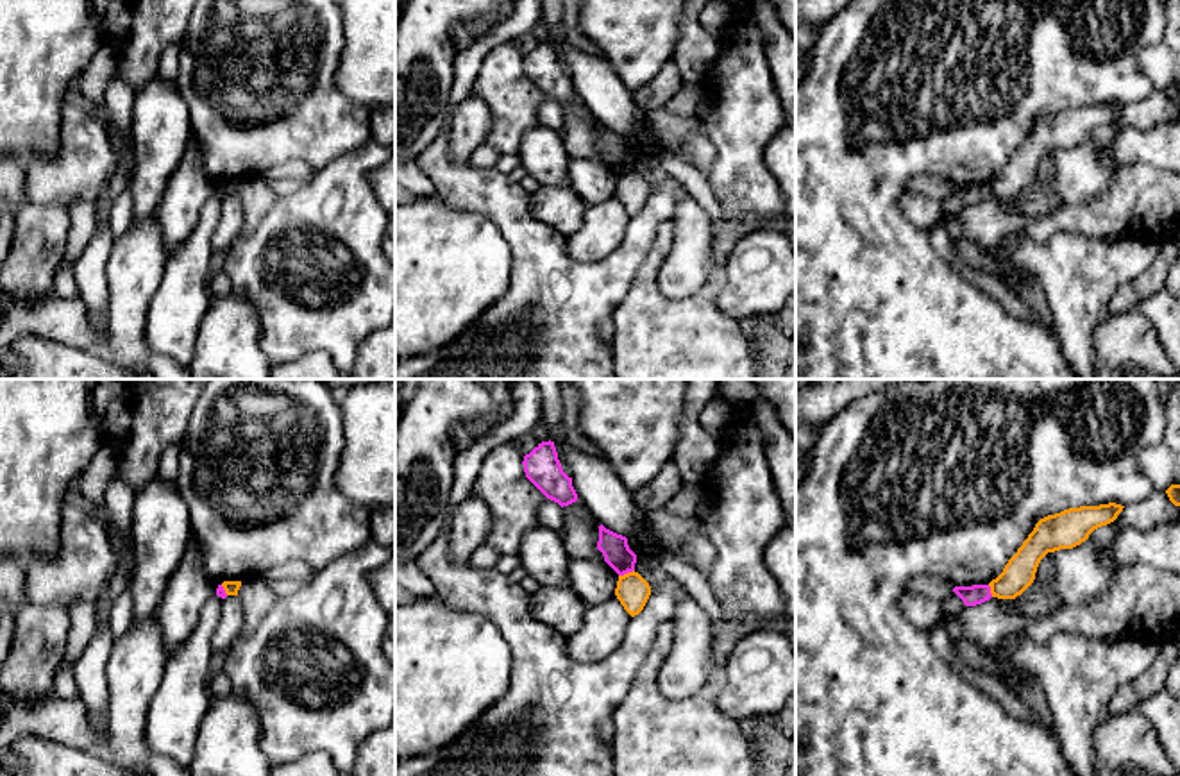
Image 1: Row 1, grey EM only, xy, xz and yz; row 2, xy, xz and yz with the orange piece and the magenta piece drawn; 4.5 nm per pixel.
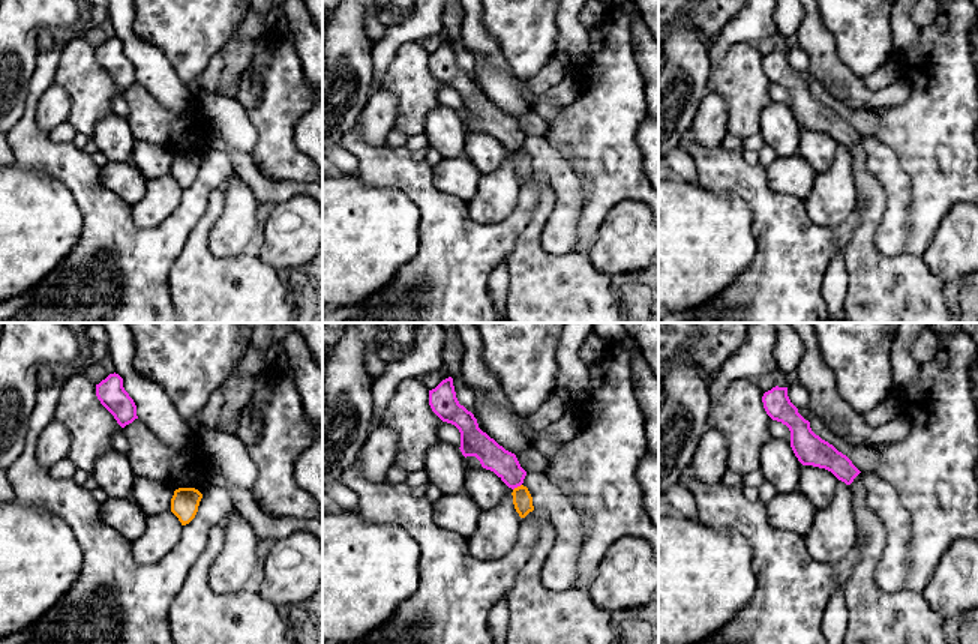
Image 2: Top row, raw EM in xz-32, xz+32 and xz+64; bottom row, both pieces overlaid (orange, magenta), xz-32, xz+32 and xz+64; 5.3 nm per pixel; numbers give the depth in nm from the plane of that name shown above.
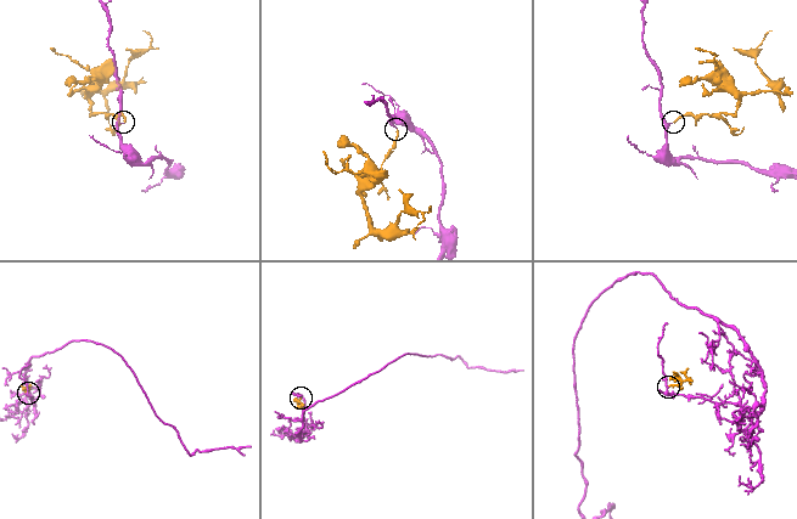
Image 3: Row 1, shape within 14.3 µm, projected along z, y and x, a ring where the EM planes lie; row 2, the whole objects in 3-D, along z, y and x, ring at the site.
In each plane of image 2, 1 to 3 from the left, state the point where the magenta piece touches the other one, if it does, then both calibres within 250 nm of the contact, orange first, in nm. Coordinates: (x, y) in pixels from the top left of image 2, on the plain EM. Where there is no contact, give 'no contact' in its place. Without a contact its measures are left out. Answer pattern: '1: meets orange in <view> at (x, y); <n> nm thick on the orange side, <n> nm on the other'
1: no contact
2: meets orange in xz+32 at (518, 150); 110 nm thick on the orange side, 150 nm on the other
3: no contact

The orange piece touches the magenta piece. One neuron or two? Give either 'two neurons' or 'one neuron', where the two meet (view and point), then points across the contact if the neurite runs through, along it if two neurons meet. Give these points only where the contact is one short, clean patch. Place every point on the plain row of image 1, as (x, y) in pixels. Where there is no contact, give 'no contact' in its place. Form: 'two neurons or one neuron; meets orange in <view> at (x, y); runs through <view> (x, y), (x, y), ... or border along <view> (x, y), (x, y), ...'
two neurons; meets orange in xz at (628, 172); border along xz (633, 168), (619, 176)

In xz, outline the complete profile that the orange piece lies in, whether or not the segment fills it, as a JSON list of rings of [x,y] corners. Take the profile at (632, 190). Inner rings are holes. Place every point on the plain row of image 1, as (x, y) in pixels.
[[[633,170],[619,175],[615,195],[624,206],[624,209],[631,216],[635,216],[644,209],[651,195],[651,186],[638,172]]]

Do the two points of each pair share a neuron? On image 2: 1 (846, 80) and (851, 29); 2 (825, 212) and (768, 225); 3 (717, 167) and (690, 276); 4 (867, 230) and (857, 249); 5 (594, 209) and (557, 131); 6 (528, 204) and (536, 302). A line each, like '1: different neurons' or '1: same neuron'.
1: different neurons
2: different neurons
3: different neurons
4: same neuron
5: same neuron
6: different neurons

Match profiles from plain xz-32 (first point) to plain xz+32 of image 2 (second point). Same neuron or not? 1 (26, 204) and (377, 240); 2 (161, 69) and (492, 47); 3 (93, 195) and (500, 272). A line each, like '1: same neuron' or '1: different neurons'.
1: same neuron
2: different neurons
3: different neurons

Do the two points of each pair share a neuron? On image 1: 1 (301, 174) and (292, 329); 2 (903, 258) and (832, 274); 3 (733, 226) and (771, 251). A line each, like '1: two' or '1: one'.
1: two
2: one
3: two

